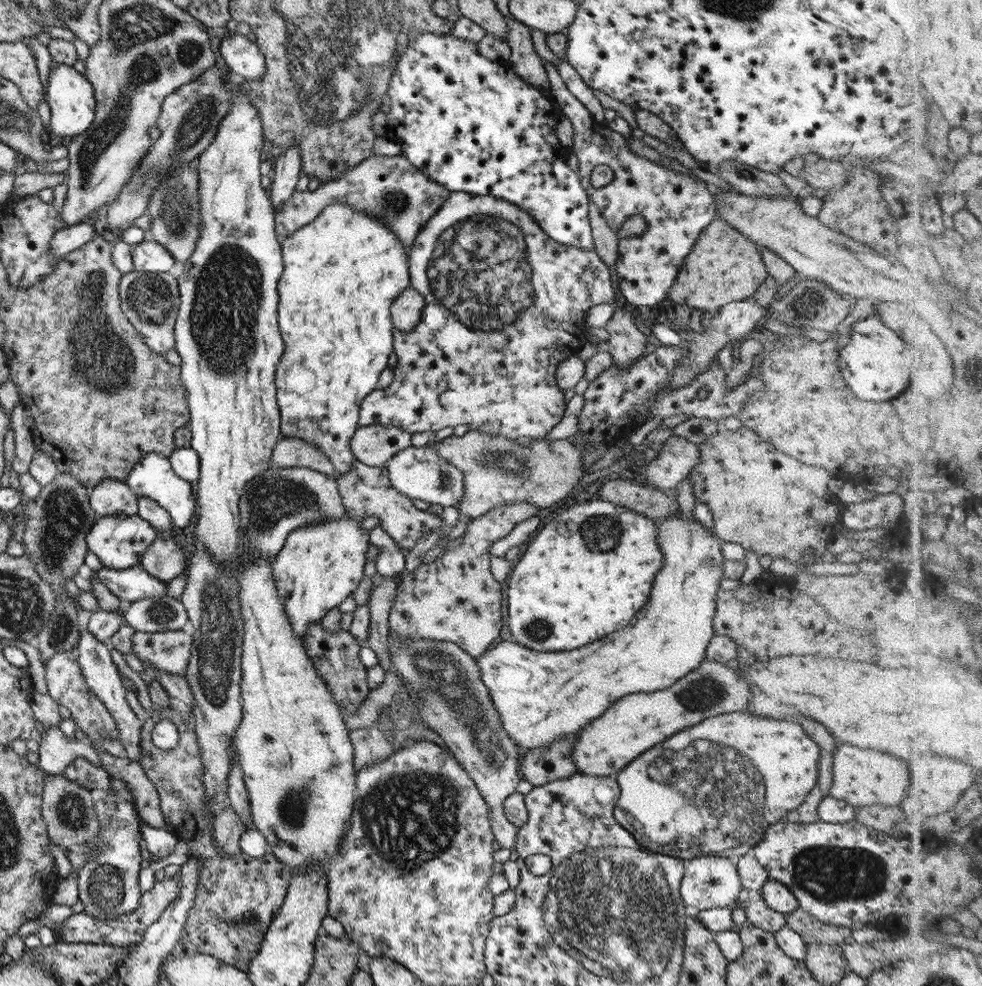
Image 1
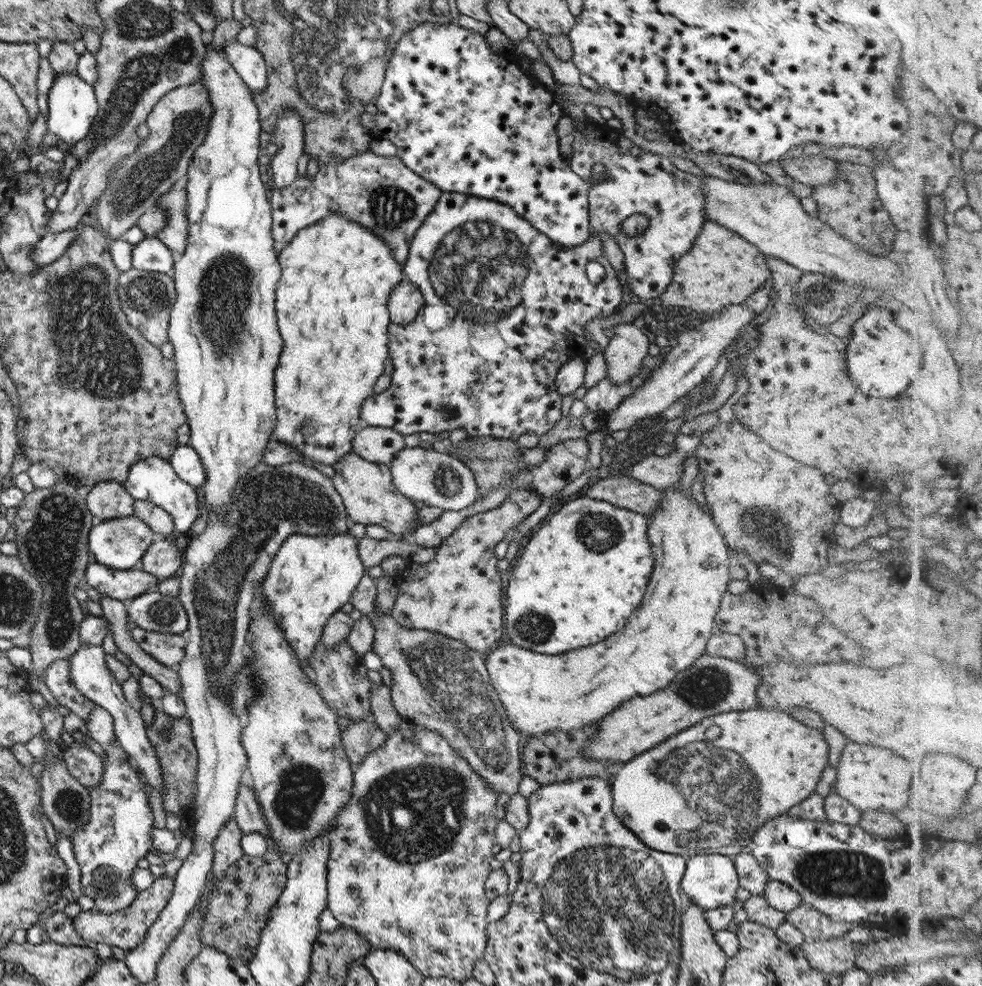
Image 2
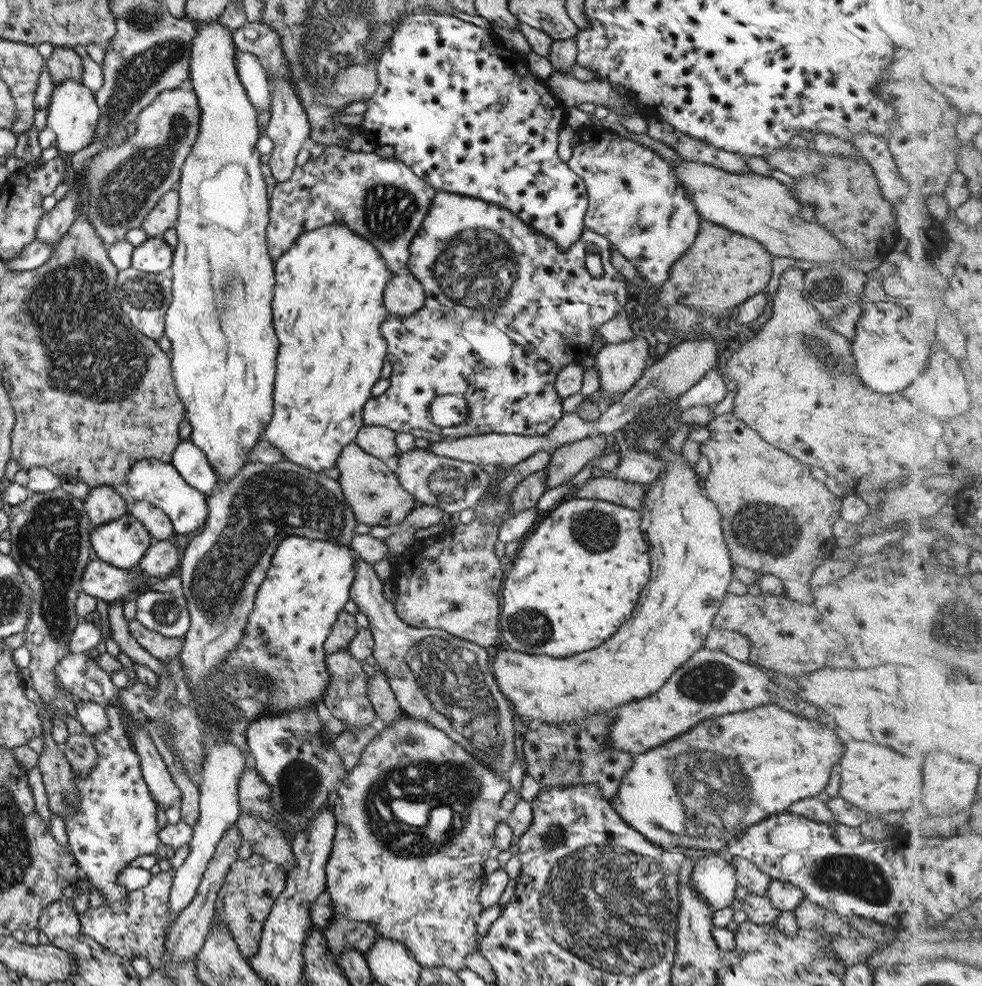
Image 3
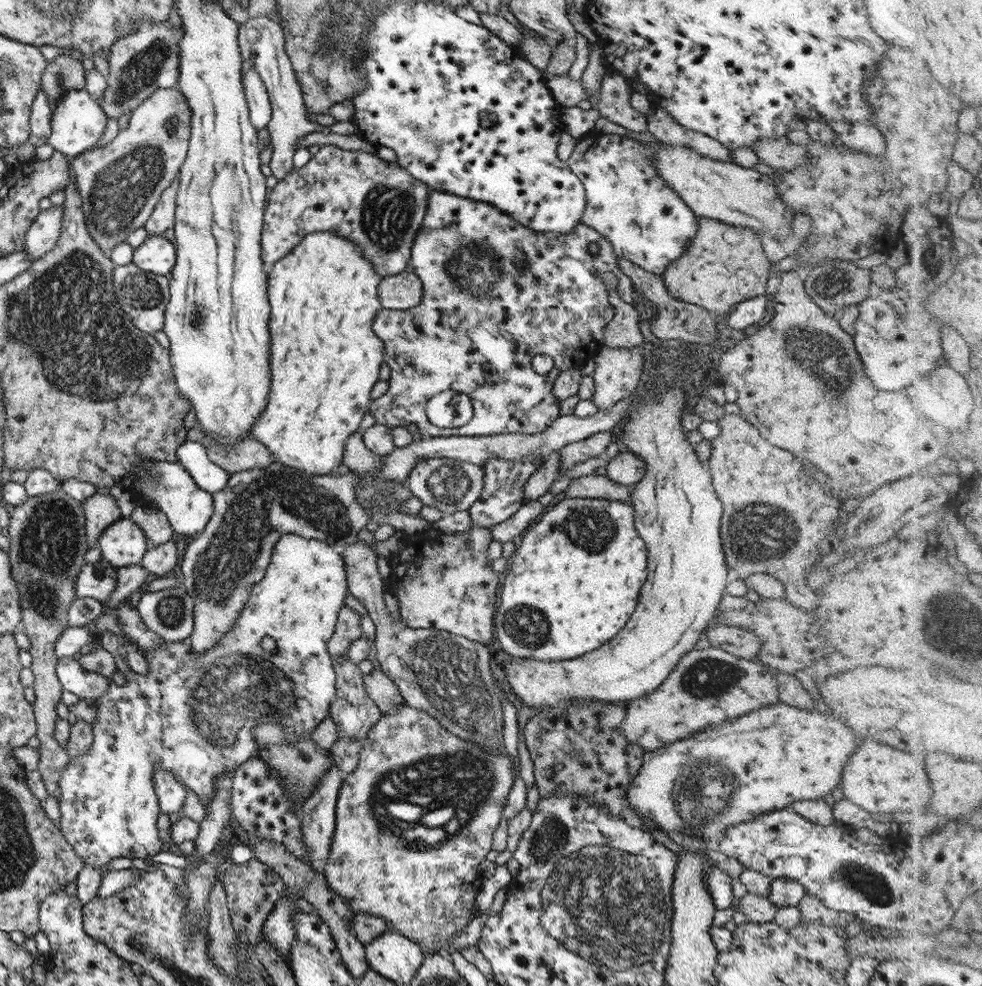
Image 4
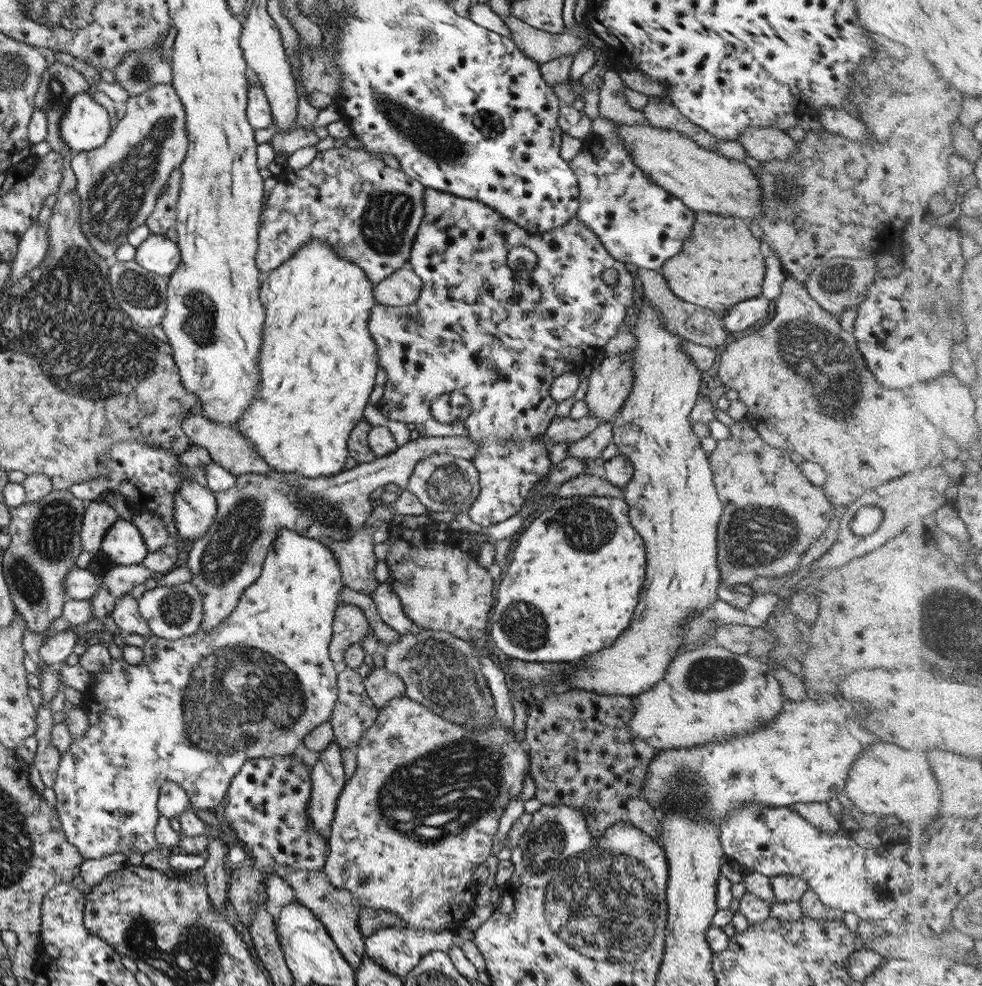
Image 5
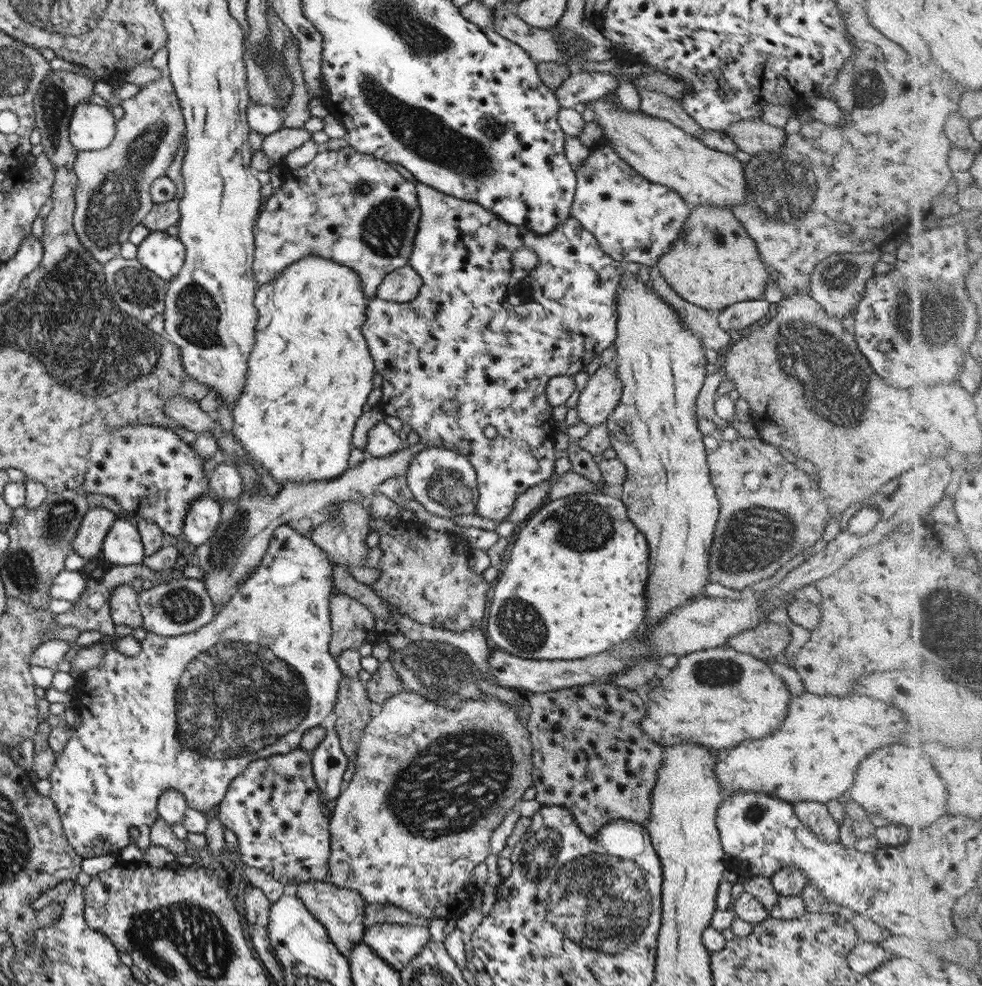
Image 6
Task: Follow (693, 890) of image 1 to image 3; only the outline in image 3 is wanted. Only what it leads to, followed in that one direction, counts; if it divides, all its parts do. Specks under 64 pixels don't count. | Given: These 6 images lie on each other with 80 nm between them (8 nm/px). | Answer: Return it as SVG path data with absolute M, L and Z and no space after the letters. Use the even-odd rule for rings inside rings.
M719 855L701 856L701 858L686 859L688 865L689 887L697 893L699 899L704 900L712 911L716 911L731 904L736 886L734 868Z

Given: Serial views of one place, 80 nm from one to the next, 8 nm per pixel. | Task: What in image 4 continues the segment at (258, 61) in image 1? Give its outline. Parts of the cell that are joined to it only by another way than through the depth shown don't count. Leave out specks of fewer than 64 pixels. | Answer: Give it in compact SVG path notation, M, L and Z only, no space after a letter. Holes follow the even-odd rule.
M243 66L242 85L251 124L256 129L265 128L270 119L270 102L265 85L253 67Z

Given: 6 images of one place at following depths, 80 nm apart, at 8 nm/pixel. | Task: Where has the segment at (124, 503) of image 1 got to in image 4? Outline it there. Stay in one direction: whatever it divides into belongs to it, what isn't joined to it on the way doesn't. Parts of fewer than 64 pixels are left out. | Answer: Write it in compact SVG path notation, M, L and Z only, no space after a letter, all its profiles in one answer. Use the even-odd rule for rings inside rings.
M95 491L81 503L84 512L84 535L87 546L91 546L95 544L99 533L121 515L110 493L103 494L103 492Z

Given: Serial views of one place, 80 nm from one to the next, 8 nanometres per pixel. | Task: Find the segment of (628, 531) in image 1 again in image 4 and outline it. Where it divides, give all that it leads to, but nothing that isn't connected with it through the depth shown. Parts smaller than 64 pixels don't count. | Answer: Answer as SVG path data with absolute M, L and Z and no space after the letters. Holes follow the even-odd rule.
M560 496L551 510L526 529L521 543L508 560L507 574L499 588L499 606L493 615L494 636L504 653L516 659L569 660L599 648L617 634L631 616L647 574L647 549L635 532L633 515L628 503Z

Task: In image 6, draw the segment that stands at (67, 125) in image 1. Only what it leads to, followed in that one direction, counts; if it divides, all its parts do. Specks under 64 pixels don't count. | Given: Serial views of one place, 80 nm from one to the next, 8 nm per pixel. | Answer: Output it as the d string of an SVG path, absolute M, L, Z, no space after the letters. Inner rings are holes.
M89 101L78 102L68 122L68 140L77 151L105 148L115 134L116 120L110 109Z

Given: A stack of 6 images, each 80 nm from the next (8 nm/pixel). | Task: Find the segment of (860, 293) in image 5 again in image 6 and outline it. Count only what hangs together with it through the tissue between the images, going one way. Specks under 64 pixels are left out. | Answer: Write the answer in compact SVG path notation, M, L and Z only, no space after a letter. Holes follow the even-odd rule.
M876 250L863 253L830 254L818 262L811 271L808 294L823 307L823 310L836 319L847 317L854 312L864 293L865 283L875 274L875 267L884 252Z

